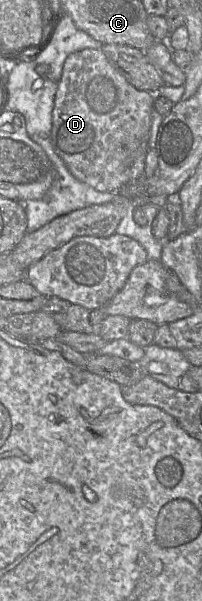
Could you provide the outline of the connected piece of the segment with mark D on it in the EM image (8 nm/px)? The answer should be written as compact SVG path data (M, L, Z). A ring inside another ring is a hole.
M82 49L70 54L63 66L61 79L58 82L57 91L54 98L52 110L51 143L57 155L63 160L70 173L79 181L88 184L97 191L117 192L119 188L144 175L145 158L148 151L148 140L152 122L152 112L154 110L154 97L151 92L138 90L131 85L126 78L121 75L108 61L103 51L100 49Z

